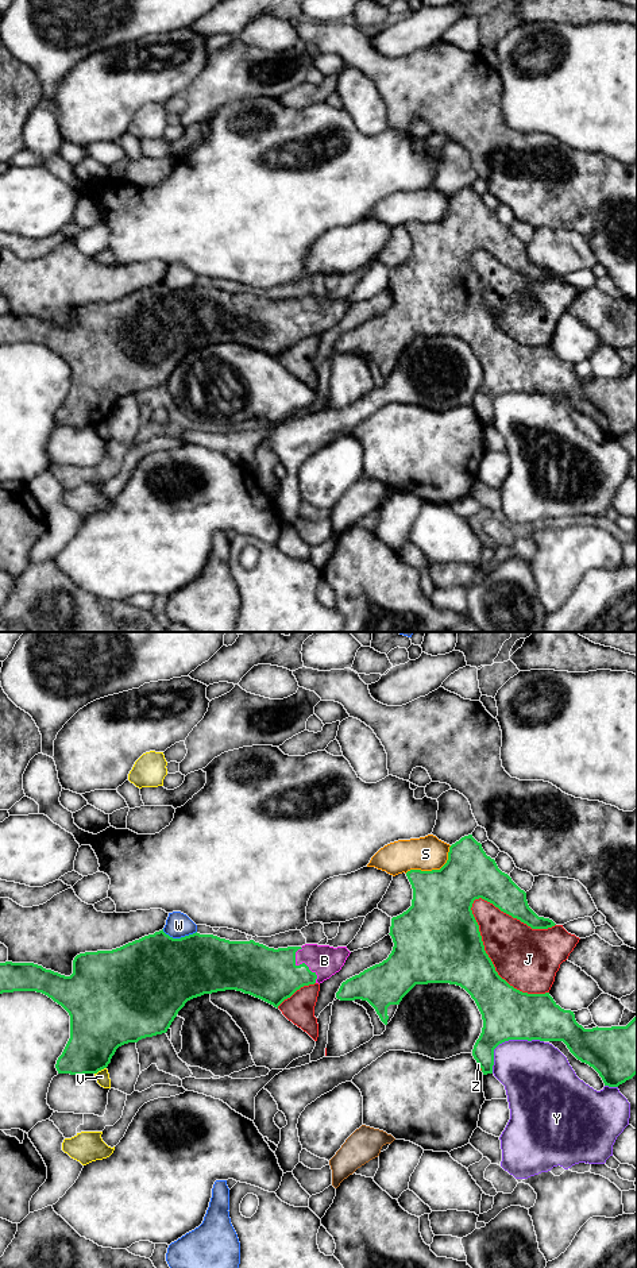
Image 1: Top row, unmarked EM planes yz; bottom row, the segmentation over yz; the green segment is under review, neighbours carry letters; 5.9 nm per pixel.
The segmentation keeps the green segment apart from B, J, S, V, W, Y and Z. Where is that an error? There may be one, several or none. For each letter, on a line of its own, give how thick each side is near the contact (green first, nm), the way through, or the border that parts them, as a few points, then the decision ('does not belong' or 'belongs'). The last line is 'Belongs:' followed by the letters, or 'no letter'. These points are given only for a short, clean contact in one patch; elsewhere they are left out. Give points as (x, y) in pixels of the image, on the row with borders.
B: 320 nm thick on the green side, 180 nm on the other; belongs
J: 380 nm thick on the green side, 380 nm on the other; does not belong
S: 360 nm thick on the green side, 200 nm on the other; does not belong
V: 340 nm thick on the green side, 80 nm on the other; does not belong
W: 460 nm thick on the green side, 150 nm on the other; does not belong
Y: 300 nm thick on the green side, 380 nm on the other; does not belong
Z: 180 nm thick on the green side, 20 nm on the other; does not belong
Belongs: B

